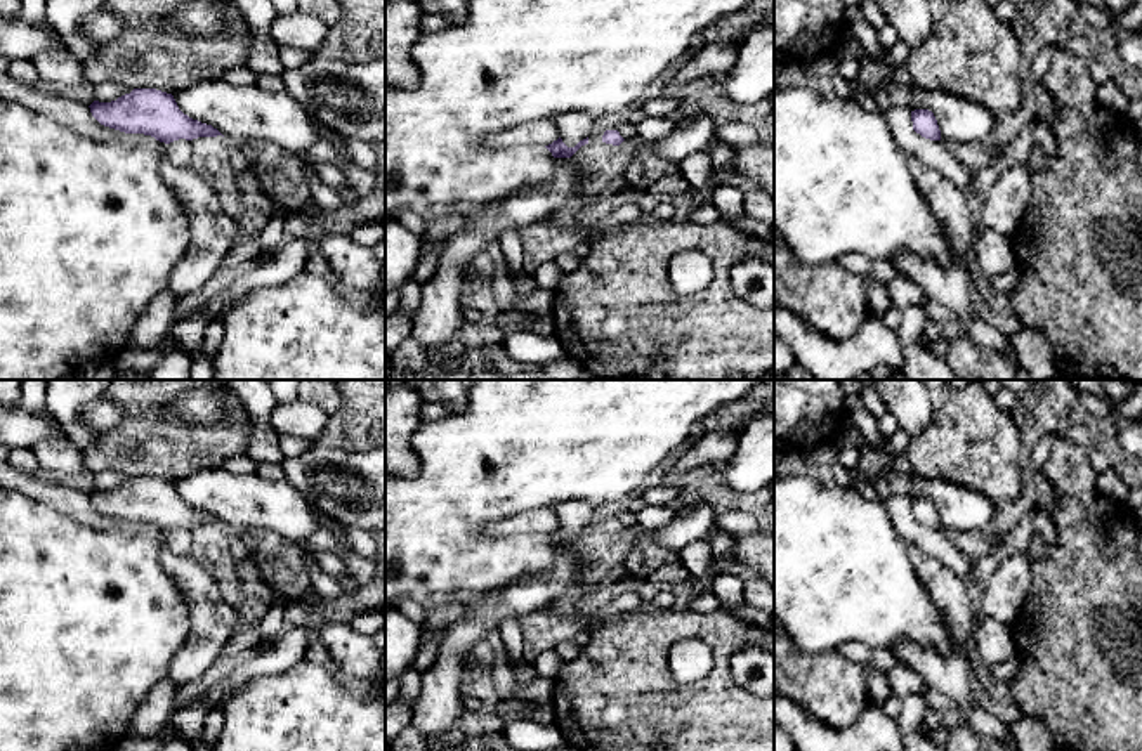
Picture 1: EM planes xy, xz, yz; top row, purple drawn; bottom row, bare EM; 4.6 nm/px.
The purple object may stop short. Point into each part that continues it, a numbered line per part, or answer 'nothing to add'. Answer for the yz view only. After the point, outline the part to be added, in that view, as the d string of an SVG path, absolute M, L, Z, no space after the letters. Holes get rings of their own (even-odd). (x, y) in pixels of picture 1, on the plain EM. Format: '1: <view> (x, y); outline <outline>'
nothing to add

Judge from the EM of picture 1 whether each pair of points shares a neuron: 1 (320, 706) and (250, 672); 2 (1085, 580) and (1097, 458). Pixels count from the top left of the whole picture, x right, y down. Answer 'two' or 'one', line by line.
1: two
2: two

